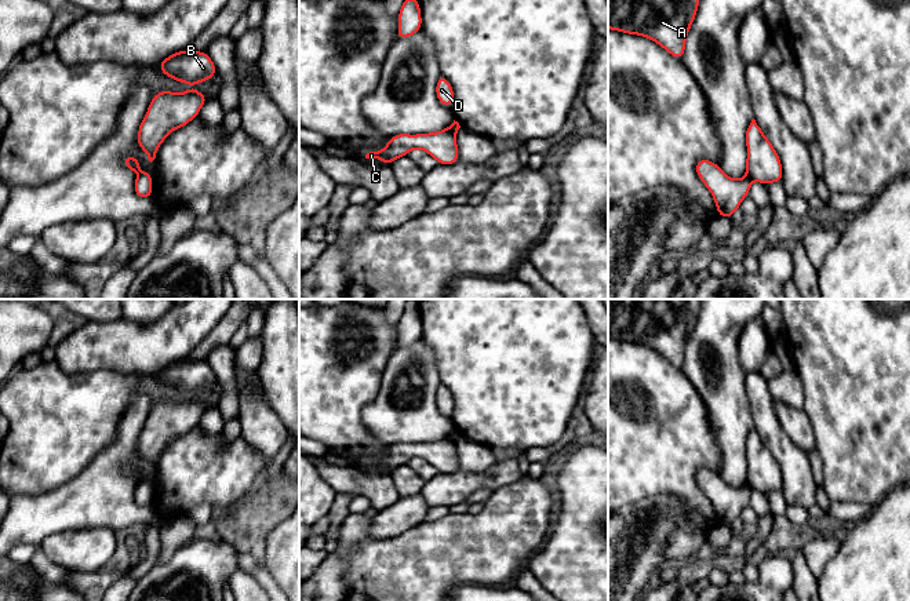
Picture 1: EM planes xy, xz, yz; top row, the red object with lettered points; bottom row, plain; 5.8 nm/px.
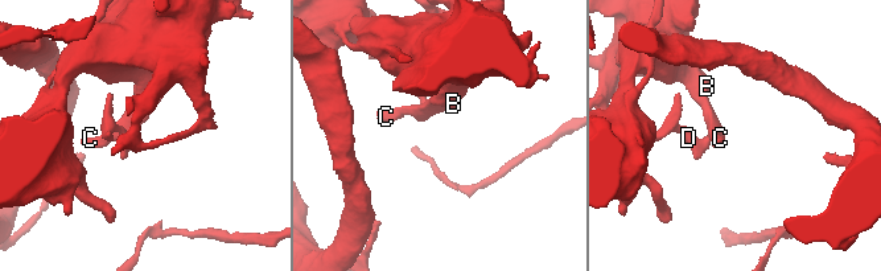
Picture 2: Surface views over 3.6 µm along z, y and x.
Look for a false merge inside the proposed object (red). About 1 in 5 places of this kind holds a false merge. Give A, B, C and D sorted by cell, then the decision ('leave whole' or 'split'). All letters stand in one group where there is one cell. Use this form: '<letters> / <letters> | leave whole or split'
A B C / D | split

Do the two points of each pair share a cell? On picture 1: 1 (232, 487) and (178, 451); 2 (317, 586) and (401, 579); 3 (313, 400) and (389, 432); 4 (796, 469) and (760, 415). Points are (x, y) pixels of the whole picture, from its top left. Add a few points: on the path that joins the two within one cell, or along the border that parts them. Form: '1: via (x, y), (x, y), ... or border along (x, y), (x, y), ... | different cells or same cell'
1: via (218, 473), (192, 465) | same cell
2: border along (335, 552), (345, 563), (345, 586) | different cells
3: border along (377, 393), (364, 407), (361, 423), (383, 444) | different cells
4: via (787, 455), (770, 429) | same cell

